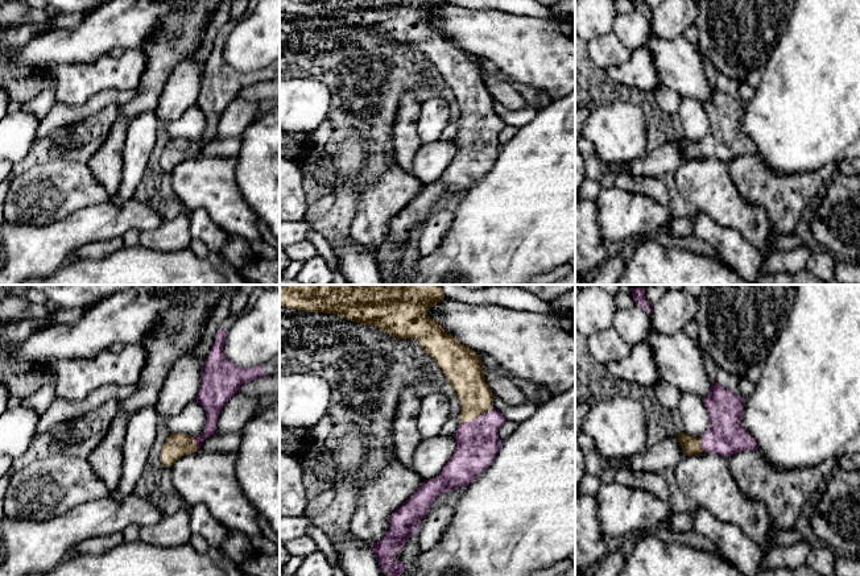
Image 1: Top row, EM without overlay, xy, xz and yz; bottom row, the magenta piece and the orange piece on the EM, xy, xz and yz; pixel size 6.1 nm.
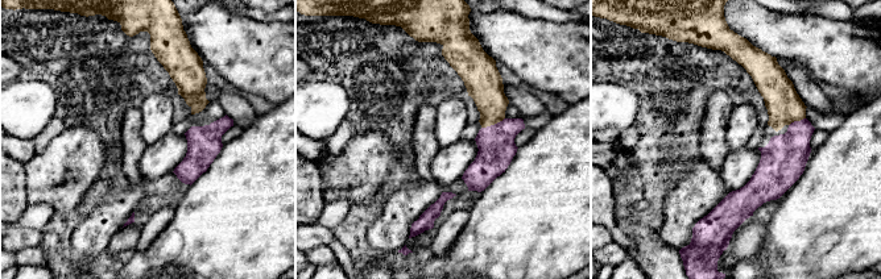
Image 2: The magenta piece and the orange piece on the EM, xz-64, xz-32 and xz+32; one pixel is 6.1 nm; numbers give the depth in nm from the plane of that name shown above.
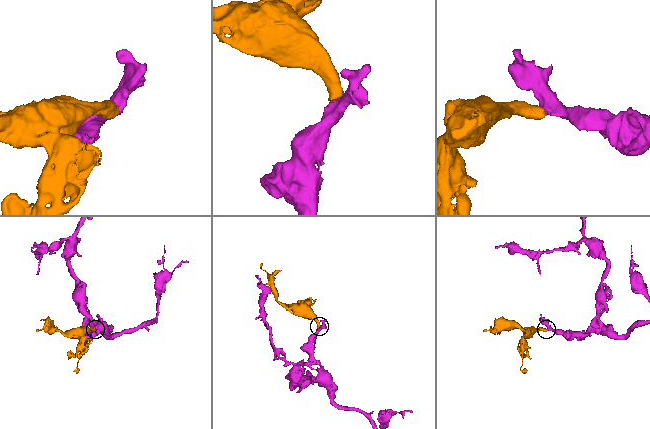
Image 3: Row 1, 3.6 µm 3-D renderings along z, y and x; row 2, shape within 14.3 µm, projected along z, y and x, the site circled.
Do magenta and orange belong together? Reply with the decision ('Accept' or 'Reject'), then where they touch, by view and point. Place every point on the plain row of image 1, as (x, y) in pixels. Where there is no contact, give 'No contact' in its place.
Accept. Touches magenta at xz (476, 121)

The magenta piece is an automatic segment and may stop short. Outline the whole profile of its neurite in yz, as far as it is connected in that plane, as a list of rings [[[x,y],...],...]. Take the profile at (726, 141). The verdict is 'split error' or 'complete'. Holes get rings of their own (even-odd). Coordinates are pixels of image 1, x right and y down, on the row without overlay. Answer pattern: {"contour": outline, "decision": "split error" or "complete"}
{"contour": [[[712,86],[710,98],[702,107],[708,116],[710,130],[700,142],[685,137],[677,140],[685,162],[703,156],[724,162],[741,156],[757,156],[757,148],[741,130],[744,105],[740,100]]], "decision": "split error"}

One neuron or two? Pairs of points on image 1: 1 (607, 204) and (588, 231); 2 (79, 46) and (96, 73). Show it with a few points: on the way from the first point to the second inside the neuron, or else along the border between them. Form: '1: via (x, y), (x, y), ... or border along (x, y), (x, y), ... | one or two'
1: border along (594, 202), (599, 232), (604, 241) | two
2: border along (107, 53), (91, 62), (63, 62), (60, 65) | two

